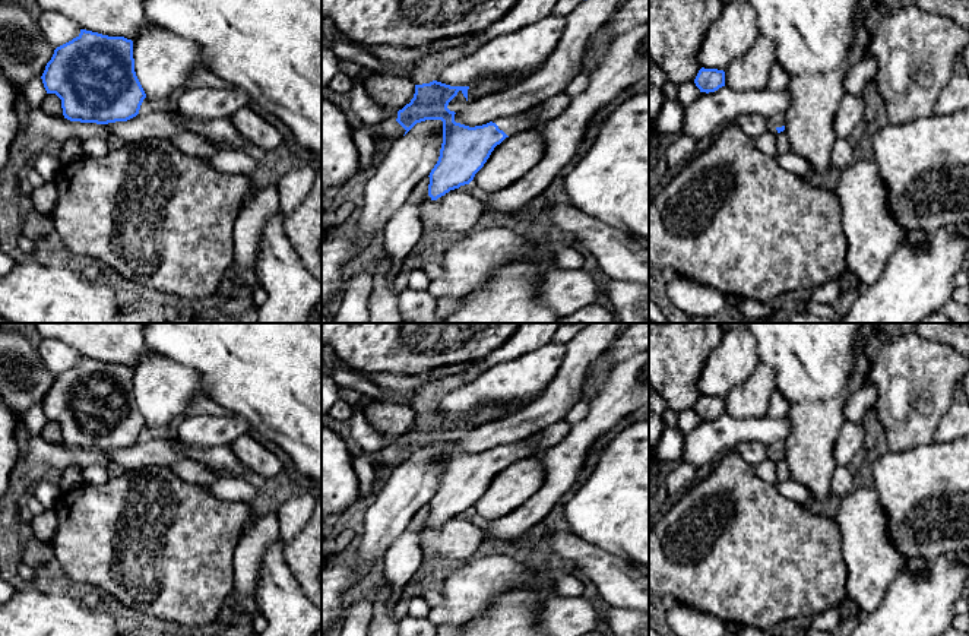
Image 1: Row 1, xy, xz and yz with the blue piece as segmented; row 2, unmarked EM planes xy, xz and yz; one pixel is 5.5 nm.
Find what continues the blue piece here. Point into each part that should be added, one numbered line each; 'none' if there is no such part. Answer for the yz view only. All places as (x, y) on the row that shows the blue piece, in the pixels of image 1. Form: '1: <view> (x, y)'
1: yz (778, 120)

